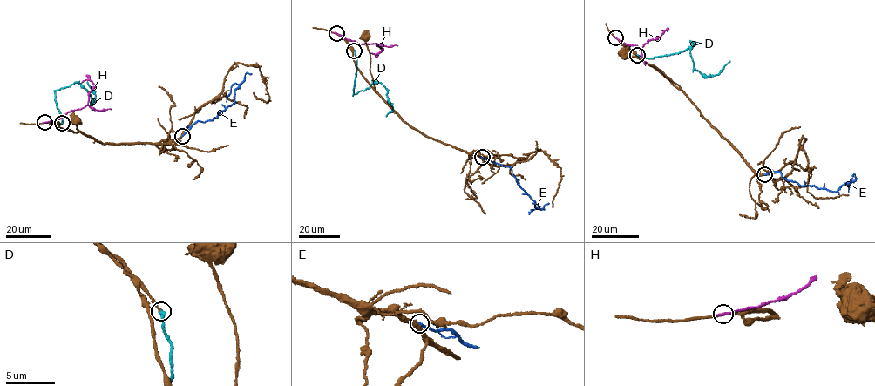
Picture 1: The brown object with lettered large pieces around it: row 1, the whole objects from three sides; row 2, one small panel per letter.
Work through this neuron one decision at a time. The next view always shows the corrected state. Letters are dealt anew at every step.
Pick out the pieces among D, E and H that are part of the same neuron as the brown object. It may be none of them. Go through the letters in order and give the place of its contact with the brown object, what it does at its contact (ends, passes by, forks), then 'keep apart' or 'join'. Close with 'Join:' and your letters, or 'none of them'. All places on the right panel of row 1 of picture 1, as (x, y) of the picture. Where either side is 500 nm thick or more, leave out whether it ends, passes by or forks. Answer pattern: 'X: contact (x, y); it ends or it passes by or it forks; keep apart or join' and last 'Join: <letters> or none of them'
D: contact (637, 55); it ends; join
E: contact (764, 174); it ends; join
H: contact (615, 37); it ends; keep apart
Join: D, E

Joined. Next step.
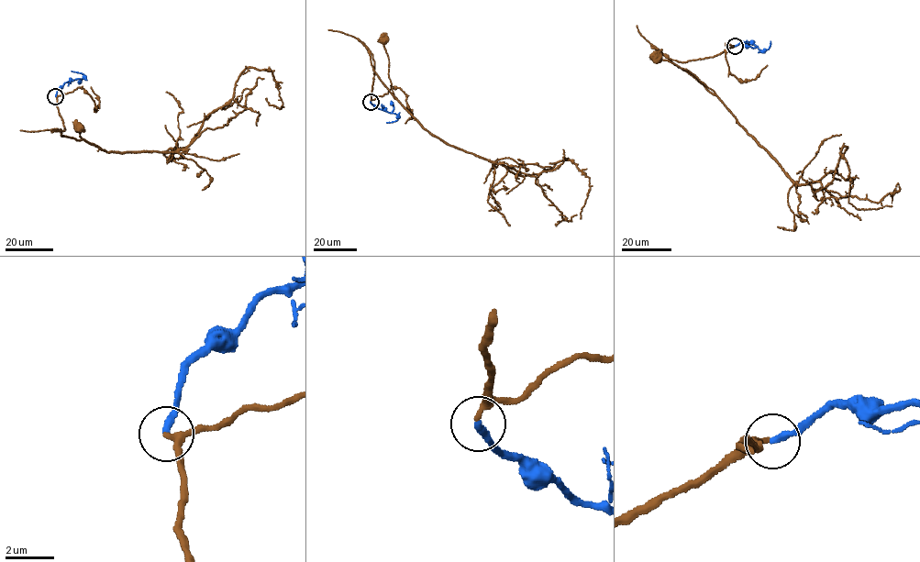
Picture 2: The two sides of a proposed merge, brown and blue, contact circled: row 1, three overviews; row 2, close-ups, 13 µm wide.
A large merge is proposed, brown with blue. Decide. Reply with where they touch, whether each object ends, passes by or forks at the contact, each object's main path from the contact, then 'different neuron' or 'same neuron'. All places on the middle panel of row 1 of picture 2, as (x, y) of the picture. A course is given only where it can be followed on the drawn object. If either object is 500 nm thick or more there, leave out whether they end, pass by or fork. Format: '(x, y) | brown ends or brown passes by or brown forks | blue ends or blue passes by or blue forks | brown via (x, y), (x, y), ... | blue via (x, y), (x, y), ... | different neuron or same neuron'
(371, 102) | brown passes by | blue ends | brown via (370, 102), (374, 68), (371, 53), (372, 68), (396, 97), (389, 78), (388, 57), (382, 39) | blue via (370, 102), (398, 115), (396, 120), (386, 122) | same neuron

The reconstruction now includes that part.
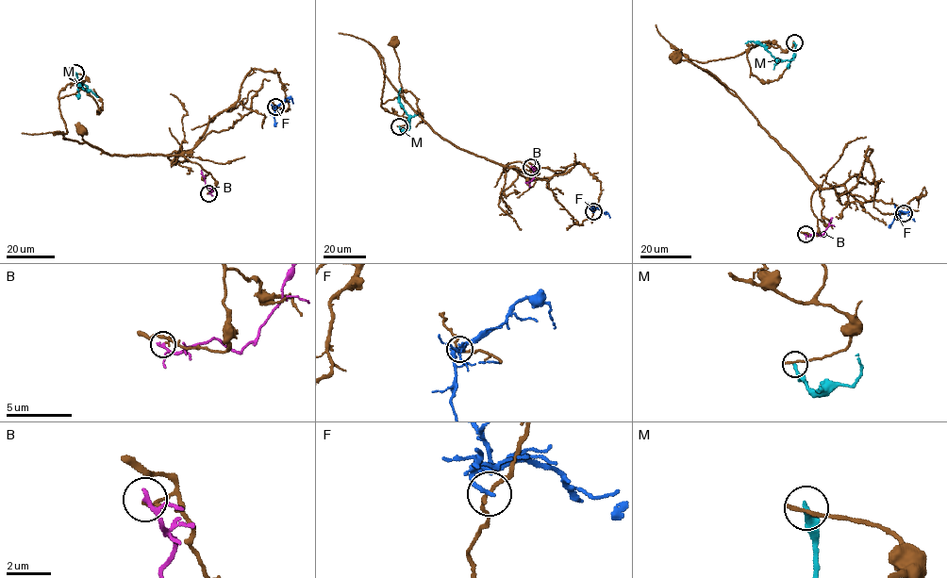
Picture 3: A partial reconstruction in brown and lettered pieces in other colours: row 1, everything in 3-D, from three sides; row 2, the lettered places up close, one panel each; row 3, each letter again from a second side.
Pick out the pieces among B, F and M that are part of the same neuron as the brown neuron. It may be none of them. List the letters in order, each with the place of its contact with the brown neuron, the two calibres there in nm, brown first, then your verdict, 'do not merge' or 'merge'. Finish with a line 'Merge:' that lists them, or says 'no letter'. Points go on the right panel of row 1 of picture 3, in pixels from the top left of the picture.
B: meets brown at (805, 234); 120 nm thick on the brown side, 170 nm on the other; do not merge
F: meets brown at (904, 213); 150 nm thick on the brown side, 180 nm on the other; do not merge
M: meets brown at (794, 42); 220 nm thick on the brown side, 240 nm on the other; do not merge
Merge: no letter

